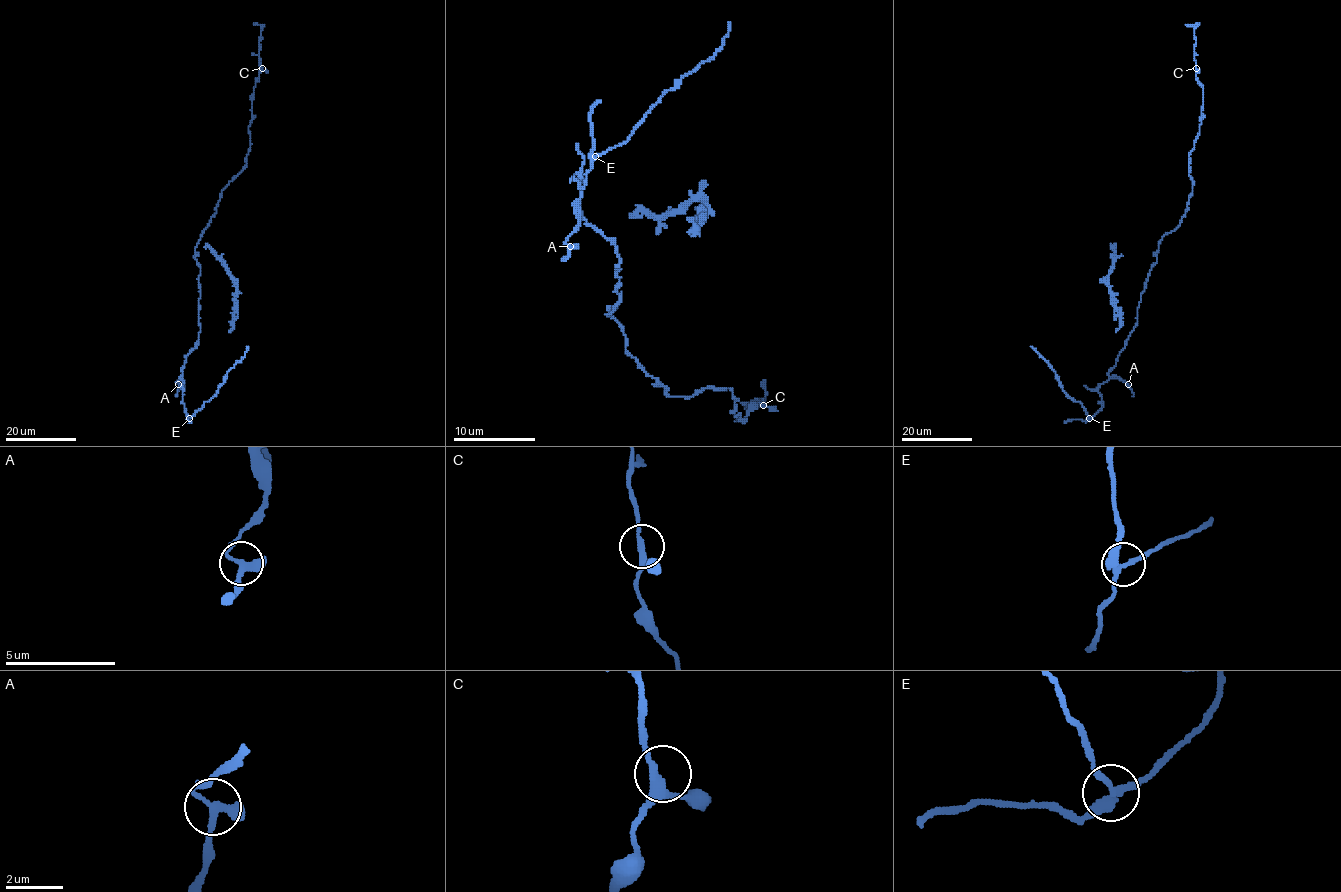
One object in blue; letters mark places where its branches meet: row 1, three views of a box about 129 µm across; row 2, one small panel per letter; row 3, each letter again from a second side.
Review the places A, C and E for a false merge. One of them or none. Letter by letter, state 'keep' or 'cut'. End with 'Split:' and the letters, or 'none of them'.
A: keep
C: keep
E: cut
Split: E

